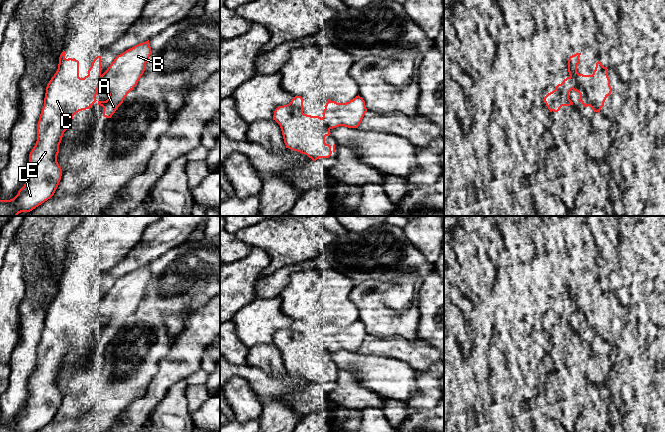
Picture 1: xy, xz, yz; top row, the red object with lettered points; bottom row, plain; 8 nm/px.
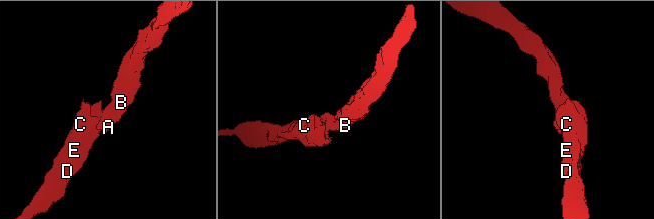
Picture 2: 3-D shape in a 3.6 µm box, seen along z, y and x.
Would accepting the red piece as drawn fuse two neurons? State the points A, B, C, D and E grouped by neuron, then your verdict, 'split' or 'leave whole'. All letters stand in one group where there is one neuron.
groups A B C D E; leave whole

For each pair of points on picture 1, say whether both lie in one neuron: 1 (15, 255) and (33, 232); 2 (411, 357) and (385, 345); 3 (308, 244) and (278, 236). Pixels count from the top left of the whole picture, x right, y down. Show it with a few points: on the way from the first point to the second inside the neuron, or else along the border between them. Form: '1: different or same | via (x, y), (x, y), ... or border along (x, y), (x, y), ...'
1: different | border along (15, 237), (21, 245), (24, 269)
2: same | via (405, 351), (398, 347), (391, 347)
3: same | via (301, 243), (285, 241)

